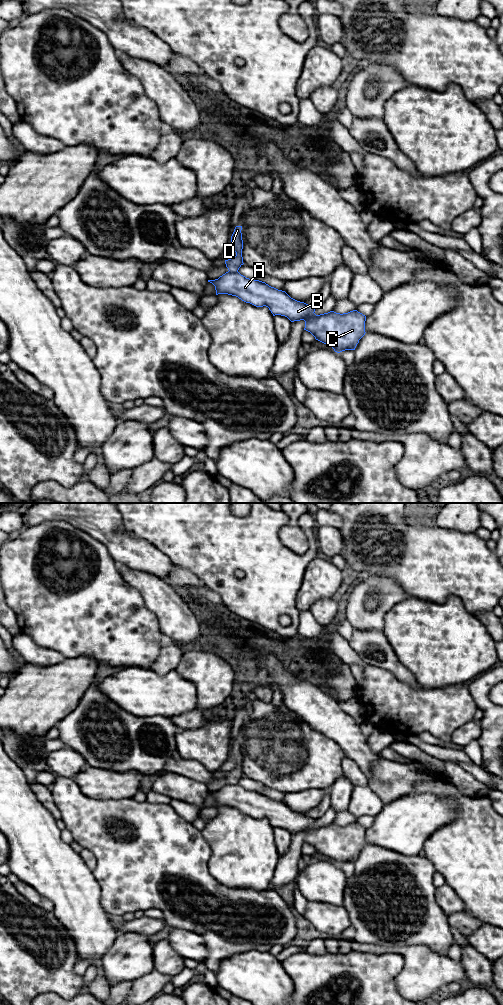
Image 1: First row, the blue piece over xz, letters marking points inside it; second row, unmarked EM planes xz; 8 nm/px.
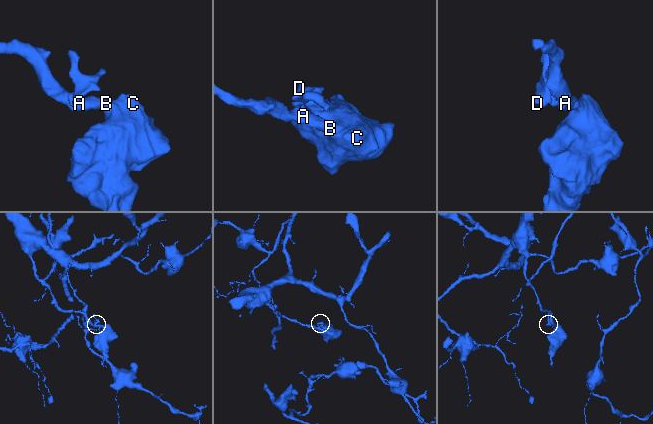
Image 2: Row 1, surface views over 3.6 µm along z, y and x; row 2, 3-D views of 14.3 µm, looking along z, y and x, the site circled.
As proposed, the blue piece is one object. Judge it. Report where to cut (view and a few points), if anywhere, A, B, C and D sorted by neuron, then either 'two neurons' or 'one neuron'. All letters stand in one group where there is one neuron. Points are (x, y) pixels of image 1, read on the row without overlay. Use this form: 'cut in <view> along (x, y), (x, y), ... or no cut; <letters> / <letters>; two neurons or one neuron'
cut in xz along (229, 781), (237, 784); A B C / D; two neurons

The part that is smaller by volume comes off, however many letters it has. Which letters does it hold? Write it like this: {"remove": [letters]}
{"remove": ["D"]}

